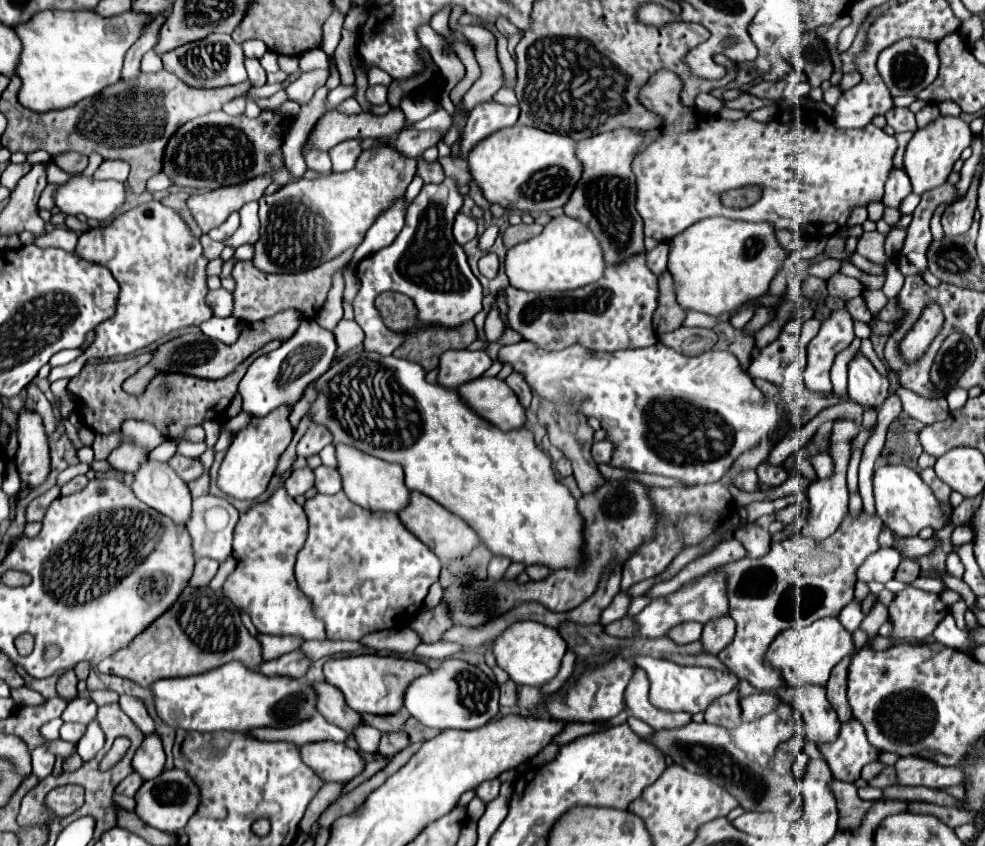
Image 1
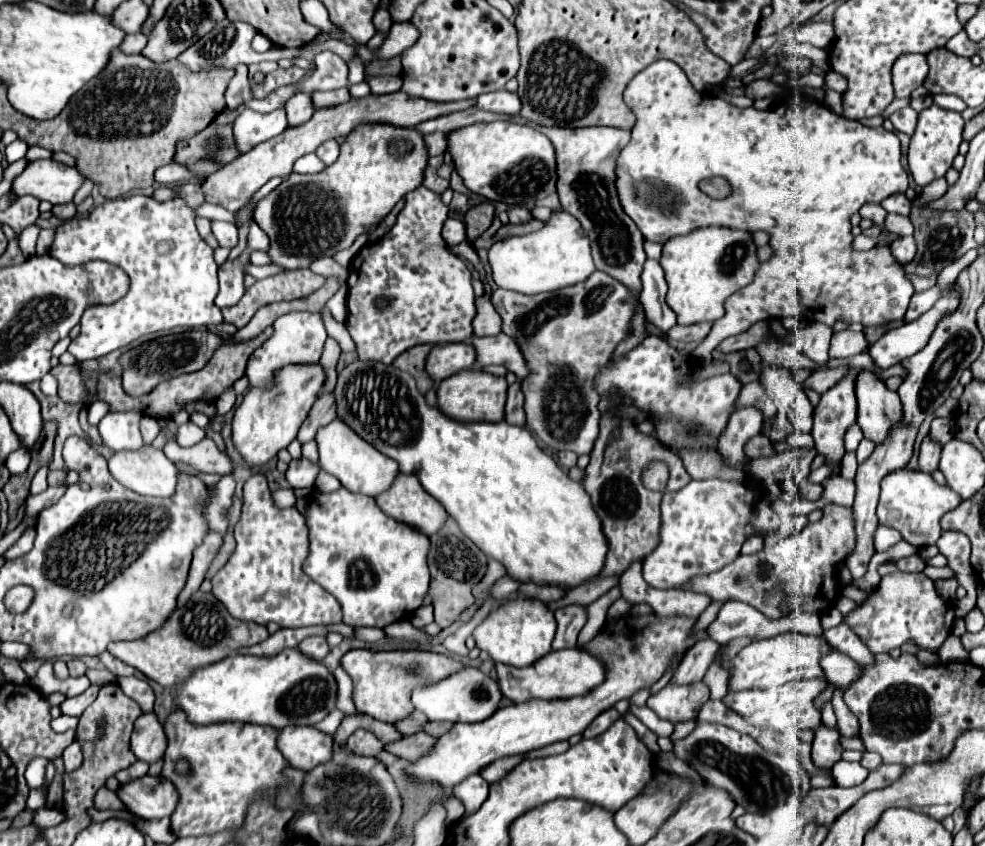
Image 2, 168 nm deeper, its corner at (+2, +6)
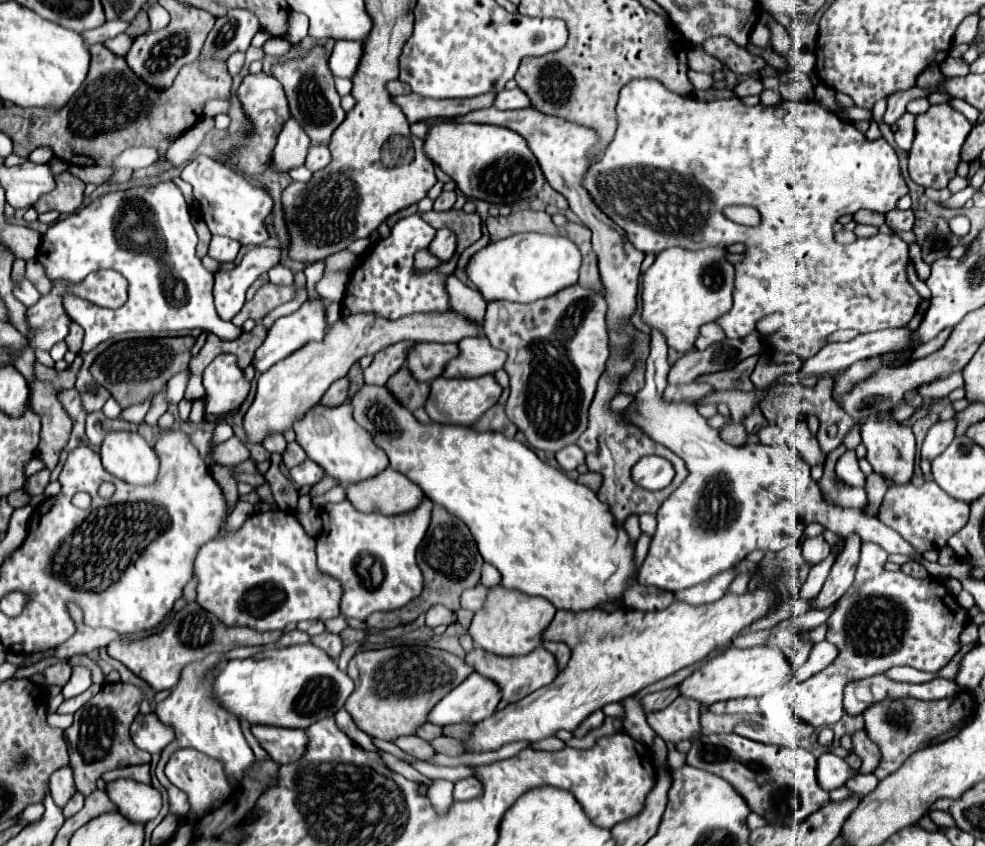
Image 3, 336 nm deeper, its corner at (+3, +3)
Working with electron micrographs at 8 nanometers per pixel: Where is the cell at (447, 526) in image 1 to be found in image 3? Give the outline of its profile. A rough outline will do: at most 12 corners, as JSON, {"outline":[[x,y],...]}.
{"outline":[[399,471],[347,485],[363,513],[413,511],[423,491]]}

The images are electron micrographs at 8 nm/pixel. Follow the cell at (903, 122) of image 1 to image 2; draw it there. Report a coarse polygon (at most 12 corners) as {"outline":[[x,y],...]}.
{"outline":[[910,106],[888,118],[894,130],[912,134],[918,112]]}

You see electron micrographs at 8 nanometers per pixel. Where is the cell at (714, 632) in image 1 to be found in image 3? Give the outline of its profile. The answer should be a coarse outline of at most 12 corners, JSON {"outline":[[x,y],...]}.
{"outline":[[663,689],[641,699],[645,713],[665,709],[679,697],[677,689]]}

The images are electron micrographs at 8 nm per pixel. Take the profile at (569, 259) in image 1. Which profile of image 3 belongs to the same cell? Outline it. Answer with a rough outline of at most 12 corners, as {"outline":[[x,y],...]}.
{"outline":[[559,235],[491,241],[465,265],[489,301],[533,303],[575,285]]}

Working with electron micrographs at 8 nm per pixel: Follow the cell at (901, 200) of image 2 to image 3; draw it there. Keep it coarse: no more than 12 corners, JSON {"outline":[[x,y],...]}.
{"outline":[[893,209],[885,215],[891,231],[909,231],[913,211]]}

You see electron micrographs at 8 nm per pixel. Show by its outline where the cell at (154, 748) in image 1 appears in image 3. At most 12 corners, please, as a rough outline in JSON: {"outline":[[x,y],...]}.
{"outline":[[155,713],[137,715],[133,743],[161,753],[173,741],[173,729]]}

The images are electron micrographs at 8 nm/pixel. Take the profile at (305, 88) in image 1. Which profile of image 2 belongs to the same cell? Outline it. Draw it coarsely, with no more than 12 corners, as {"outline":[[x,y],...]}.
{"outline":[[308,92],[286,104],[288,124],[298,126],[314,114]]}

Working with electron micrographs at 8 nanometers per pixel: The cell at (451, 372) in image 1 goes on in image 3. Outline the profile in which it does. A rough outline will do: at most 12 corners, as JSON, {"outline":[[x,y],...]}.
{"outline":[[415,343],[405,367],[417,381],[441,375],[455,343]]}

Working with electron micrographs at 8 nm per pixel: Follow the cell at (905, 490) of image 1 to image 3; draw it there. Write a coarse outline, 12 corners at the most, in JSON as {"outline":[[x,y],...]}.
{"outline":[[935,481],[887,489],[879,519],[917,553],[967,525],[969,503]]}

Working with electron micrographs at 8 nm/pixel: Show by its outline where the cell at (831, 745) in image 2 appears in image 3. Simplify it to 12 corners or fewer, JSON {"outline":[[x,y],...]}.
{"outline":[[823,753],[817,779],[825,791],[843,787],[857,771]]}

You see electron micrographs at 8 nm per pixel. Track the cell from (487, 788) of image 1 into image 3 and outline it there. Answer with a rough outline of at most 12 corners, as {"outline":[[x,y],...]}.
{"outline":[[475,777],[459,779],[453,789],[455,801],[469,801],[481,791]]}

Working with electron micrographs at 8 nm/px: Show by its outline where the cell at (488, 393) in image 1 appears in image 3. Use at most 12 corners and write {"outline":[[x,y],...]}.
{"outline":[[493,375],[437,377],[425,403],[435,423],[473,425],[501,397]]}

